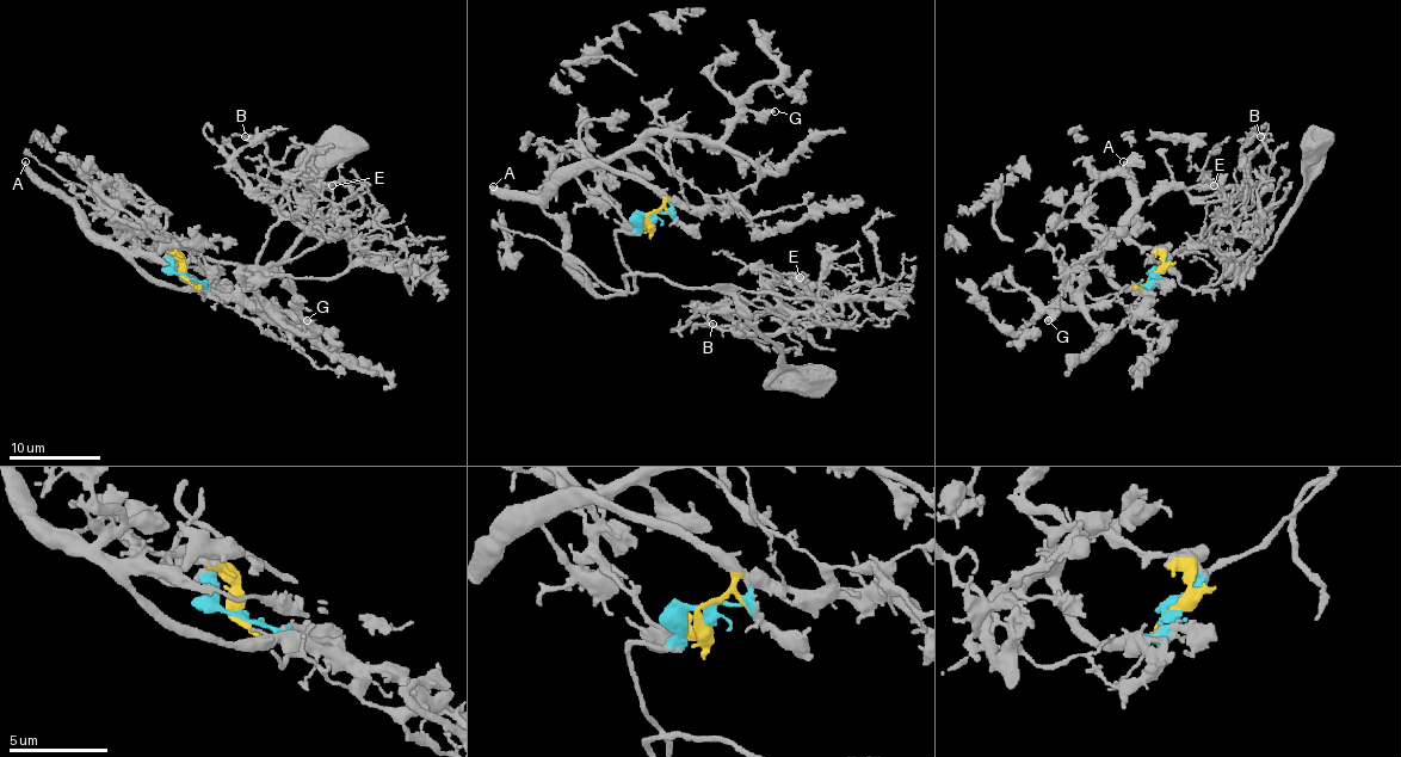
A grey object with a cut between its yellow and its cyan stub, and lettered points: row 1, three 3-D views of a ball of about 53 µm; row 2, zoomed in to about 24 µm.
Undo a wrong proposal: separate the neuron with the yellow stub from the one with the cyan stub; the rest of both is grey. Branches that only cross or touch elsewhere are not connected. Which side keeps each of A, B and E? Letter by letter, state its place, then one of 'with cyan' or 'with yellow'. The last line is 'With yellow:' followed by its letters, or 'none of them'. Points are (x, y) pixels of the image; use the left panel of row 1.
A: place (25, 161); with yellow
B: place (245, 136); with cyan
E: place (332, 185); with cyan
With yellow: A

